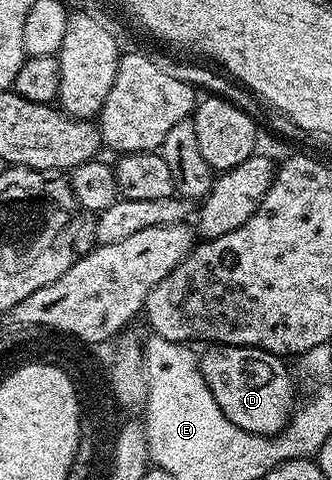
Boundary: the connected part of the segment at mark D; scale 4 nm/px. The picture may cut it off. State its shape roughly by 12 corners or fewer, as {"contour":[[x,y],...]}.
{"contour":[[218,344],[201,373],[219,410],[252,436],[285,431],[288,363]]}

